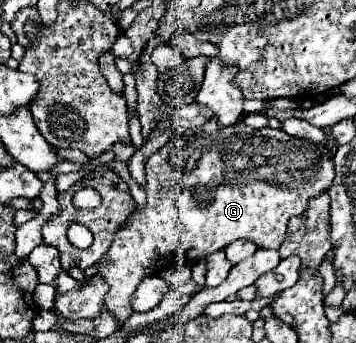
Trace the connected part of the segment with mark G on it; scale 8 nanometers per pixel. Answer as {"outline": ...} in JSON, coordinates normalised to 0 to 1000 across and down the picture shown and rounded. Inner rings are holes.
{"outline":[[[584,350],[562,373],[534,373],[466,414],[444,443],[433,443],[410,472],[410,566],[416,589],[365,624],[354,659],[343,659],[303,735],[298,764],[270,764],[275,799],[309,834],[298,863],[298,898],[326,921],[343,950],[371,915],[371,851],[388,822],[433,799],[433,781],[455,781],[494,761],[545,770],[579,741],[629,729],[646,706],[685,694],[730,723],[787,723],[803,653],[815,630],[843,630],[860,618],[865,589],[893,571],[893,531],[904,525],[904,560],[938,525],[938,472],[916,414],[876,420],[865,408],[820,402],[792,379],[764,373],[702,373],[685,362],[657,362],[652,373],[607,373],[601,350]]]}

